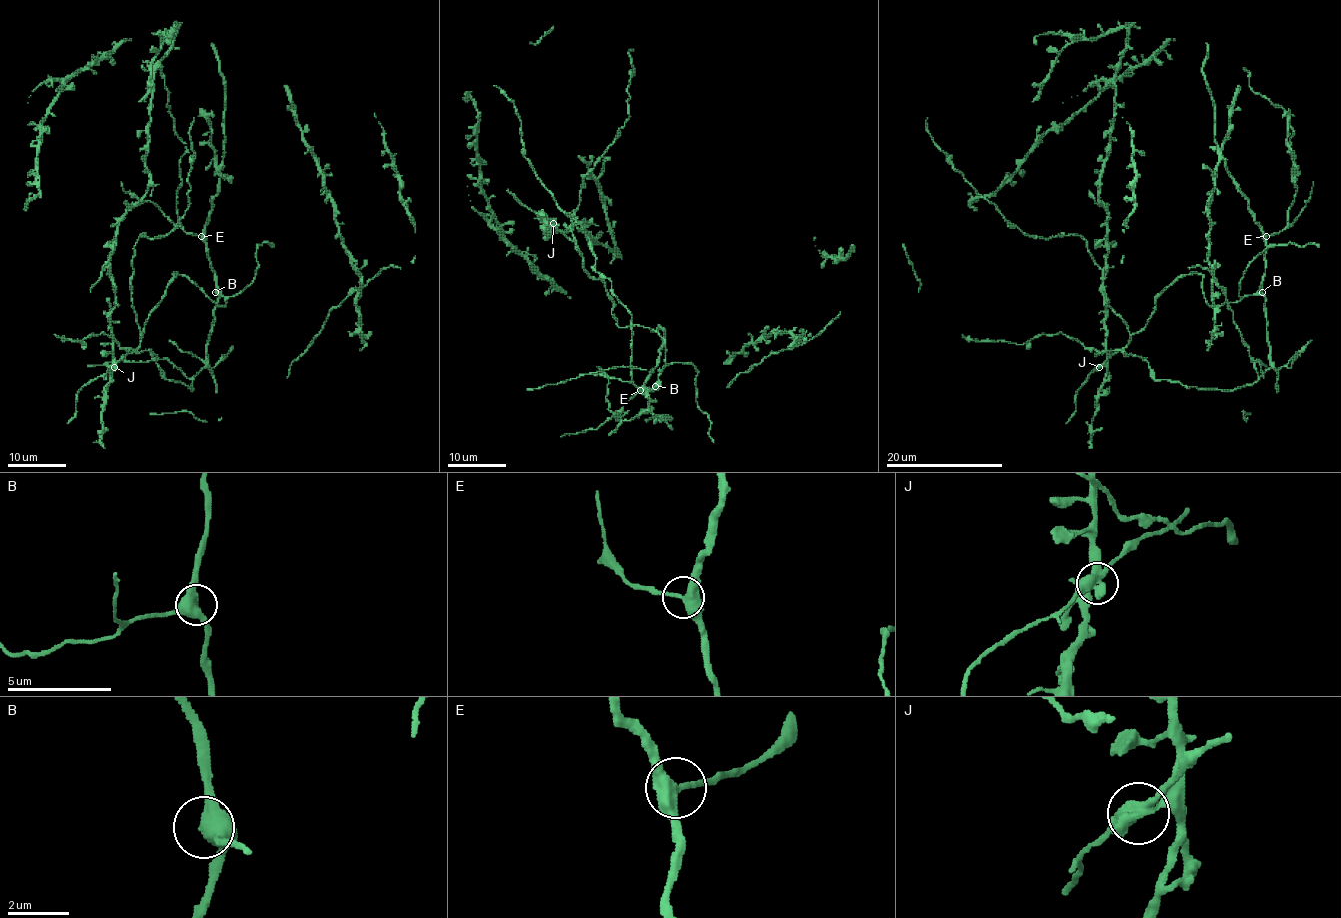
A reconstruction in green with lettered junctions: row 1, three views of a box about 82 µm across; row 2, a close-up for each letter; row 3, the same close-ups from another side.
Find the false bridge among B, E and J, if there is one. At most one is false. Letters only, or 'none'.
none

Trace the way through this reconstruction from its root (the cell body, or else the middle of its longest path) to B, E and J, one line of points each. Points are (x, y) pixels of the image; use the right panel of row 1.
B: (1201, 286), (1210, 305), (1237, 302), (1248, 295), (1262, 292)
E: (1201, 286), (1210, 305), (1237, 302), (1255, 293), (1265, 272), (1266, 235)
J: (1201, 286), (1204, 276), (1201, 273), (1179, 276), (1156, 299), (1156, 310), (1147, 324), (1099, 366)

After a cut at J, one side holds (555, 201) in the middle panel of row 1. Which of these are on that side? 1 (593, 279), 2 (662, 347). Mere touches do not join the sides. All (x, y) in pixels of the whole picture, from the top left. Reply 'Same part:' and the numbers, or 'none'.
Same part: 2

